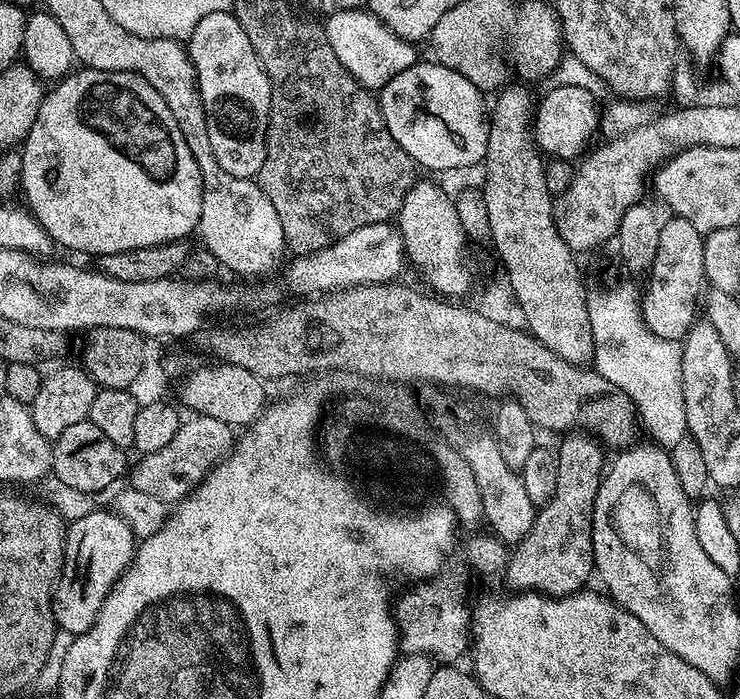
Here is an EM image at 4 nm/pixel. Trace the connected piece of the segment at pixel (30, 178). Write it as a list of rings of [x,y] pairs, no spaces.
[[[85,67],[79,71],[64,76],[55,85],[57,88],[45,95],[38,106],[38,118],[34,118],[34,126],[30,126],[22,141],[24,153],[18,156],[18,179],[24,183],[24,196],[28,199],[27,207],[32,216],[48,232],[52,242],[60,243],[72,252],[89,252],[93,258],[118,254],[122,250],[138,250],[142,246],[170,244],[191,237],[191,232],[193,235],[197,231],[202,214],[202,174],[198,170],[198,162],[194,162],[194,154],[190,154],[186,146],[186,138],[182,138],[182,130],[178,130],[178,122],[174,122],[174,114],[170,114],[170,106],[162,102],[162,94],[158,94],[150,82],[132,72],[103,72]]]

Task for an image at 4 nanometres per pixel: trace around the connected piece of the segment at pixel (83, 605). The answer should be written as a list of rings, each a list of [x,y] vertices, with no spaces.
[[[110,510],[91,512],[86,514],[86,518],[78,518],[67,525],[64,533],[64,568],[52,594],[52,613],[57,629],[79,634],[94,626],[98,610],[102,610],[102,602],[132,563],[137,543],[137,537],[132,535],[126,522]]]

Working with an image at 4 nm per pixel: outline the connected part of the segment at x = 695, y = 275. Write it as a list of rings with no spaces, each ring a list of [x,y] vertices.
[[[677,217],[674,222],[665,221],[661,225],[660,244],[658,244],[658,252],[656,259],[654,259],[652,269],[649,273],[648,290],[642,296],[641,308],[644,314],[644,320],[647,325],[659,337],[670,338],[671,340],[685,339],[696,322],[698,314],[698,307],[700,304],[700,297],[704,288],[704,236],[695,230],[694,226],[690,225],[690,222],[686,222],[685,219]]]

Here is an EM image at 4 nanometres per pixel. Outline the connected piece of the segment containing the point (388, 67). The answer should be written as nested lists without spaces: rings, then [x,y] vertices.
[[[355,8],[354,10],[336,10],[322,27],[330,42],[330,50],[334,50],[338,62],[364,88],[379,90],[384,88],[402,70],[417,63],[417,45],[395,36],[371,11]]]

